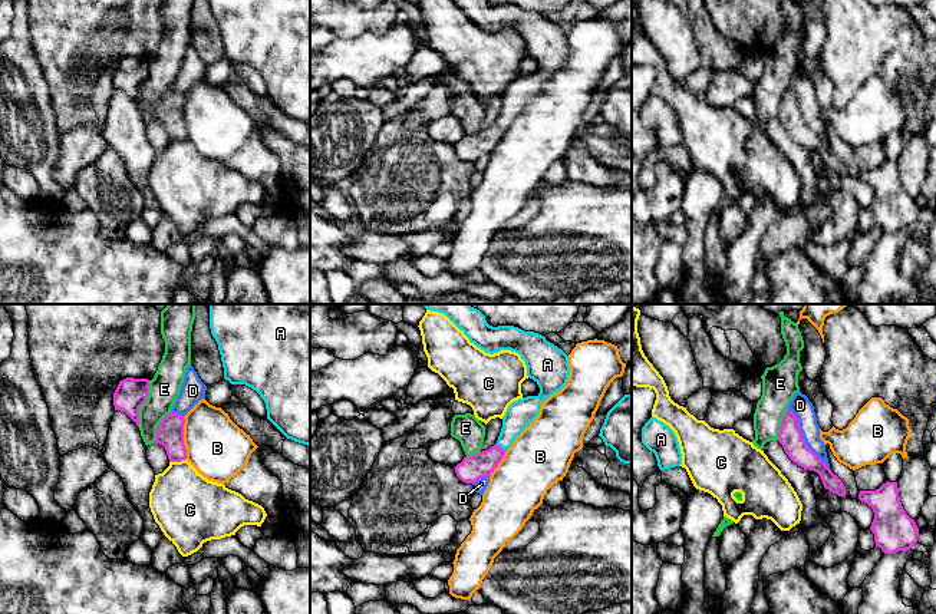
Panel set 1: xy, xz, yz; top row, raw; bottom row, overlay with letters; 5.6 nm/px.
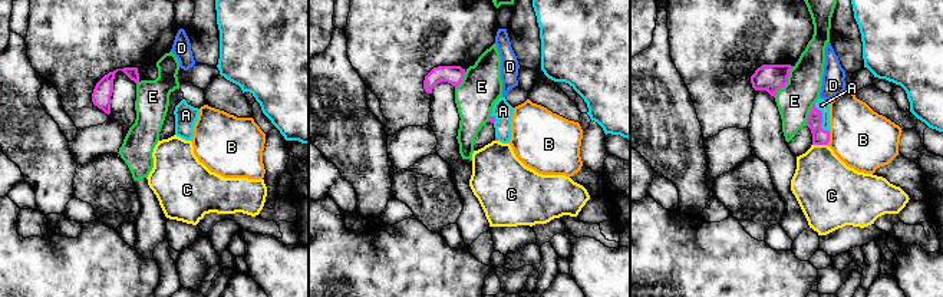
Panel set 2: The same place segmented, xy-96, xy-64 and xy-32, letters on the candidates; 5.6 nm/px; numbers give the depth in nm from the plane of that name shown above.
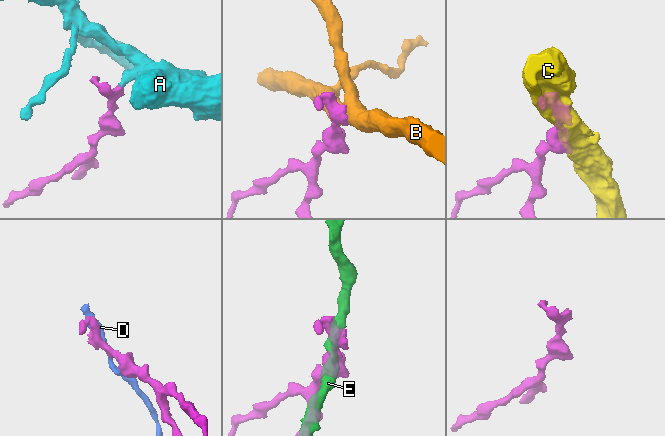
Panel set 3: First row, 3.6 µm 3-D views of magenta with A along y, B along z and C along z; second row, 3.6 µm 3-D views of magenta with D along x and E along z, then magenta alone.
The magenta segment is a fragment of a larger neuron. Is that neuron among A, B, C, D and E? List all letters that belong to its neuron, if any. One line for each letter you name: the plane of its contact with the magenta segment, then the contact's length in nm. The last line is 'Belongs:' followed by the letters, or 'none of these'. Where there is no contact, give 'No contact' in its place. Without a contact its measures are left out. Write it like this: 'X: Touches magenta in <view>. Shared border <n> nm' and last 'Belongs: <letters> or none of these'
A: Touches magenta in xz. Shared border 80 nm
Belongs: A

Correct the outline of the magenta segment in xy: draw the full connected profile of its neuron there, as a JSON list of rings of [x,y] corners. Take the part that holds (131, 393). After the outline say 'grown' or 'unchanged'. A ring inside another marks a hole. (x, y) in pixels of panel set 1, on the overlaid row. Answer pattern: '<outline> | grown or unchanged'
[[[126,377],[119,382],[113,393],[115,410],[125,412],[139,428],[139,407],[149,396],[148,379]]] | unchanged

